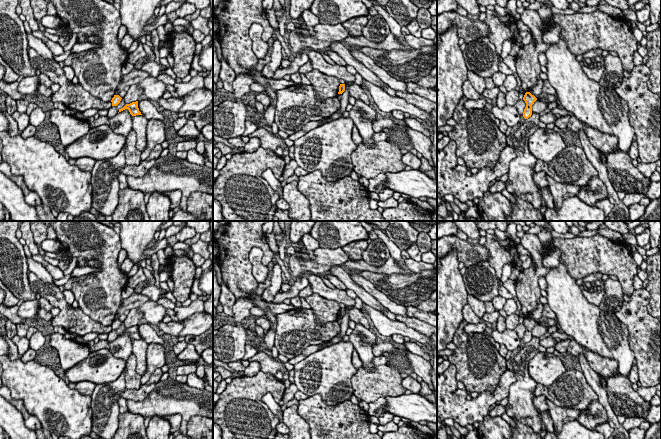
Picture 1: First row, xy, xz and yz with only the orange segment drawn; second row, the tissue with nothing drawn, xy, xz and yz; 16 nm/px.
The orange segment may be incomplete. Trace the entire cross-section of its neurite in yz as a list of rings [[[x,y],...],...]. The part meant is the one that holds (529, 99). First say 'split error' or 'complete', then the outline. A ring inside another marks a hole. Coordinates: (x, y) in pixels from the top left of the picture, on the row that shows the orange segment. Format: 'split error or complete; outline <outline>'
complete; outline [[[526,92],[523,97],[523,100],[526,103],[526,107],[523,112],[523,117],[525,119],[528,119],[532,115],[532,105],[537,100],[537,98],[534,95],[532,95],[530,92]]]

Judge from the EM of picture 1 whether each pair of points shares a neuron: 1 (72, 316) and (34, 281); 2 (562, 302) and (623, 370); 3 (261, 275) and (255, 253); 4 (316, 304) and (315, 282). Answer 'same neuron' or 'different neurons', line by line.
1: same neuron
2: same neuron
3: same neuron
4: different neurons

